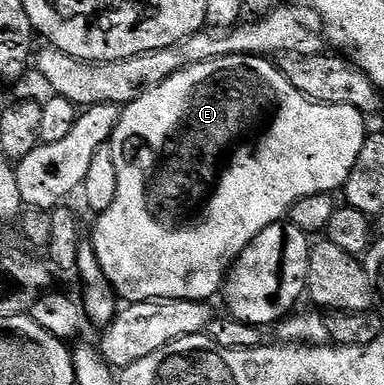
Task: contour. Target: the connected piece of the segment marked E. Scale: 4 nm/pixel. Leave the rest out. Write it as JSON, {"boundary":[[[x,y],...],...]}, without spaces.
{"boundary":[[[220,56],[217,60],[208,60],[176,72],[167,78],[155,90],[147,90],[143,98],[135,98],[135,102],[121,108],[121,117],[113,131],[113,139],[109,141],[111,154],[115,157],[115,175],[119,178],[119,186],[115,189],[115,202],[107,206],[105,212],[96,217],[97,225],[93,228],[91,241],[99,265],[103,273],[116,289],[122,301],[135,300],[204,300],[212,301],[213,295],[222,291],[229,269],[236,262],[237,256],[243,254],[247,245],[267,232],[272,224],[284,221],[288,217],[291,206],[311,194],[327,192],[330,194],[344,189],[347,178],[359,158],[359,150],[363,150],[367,129],[365,129],[366,113],[355,106],[343,104],[321,104],[309,100],[288,81],[277,68],[272,59],[263,56]]]}

